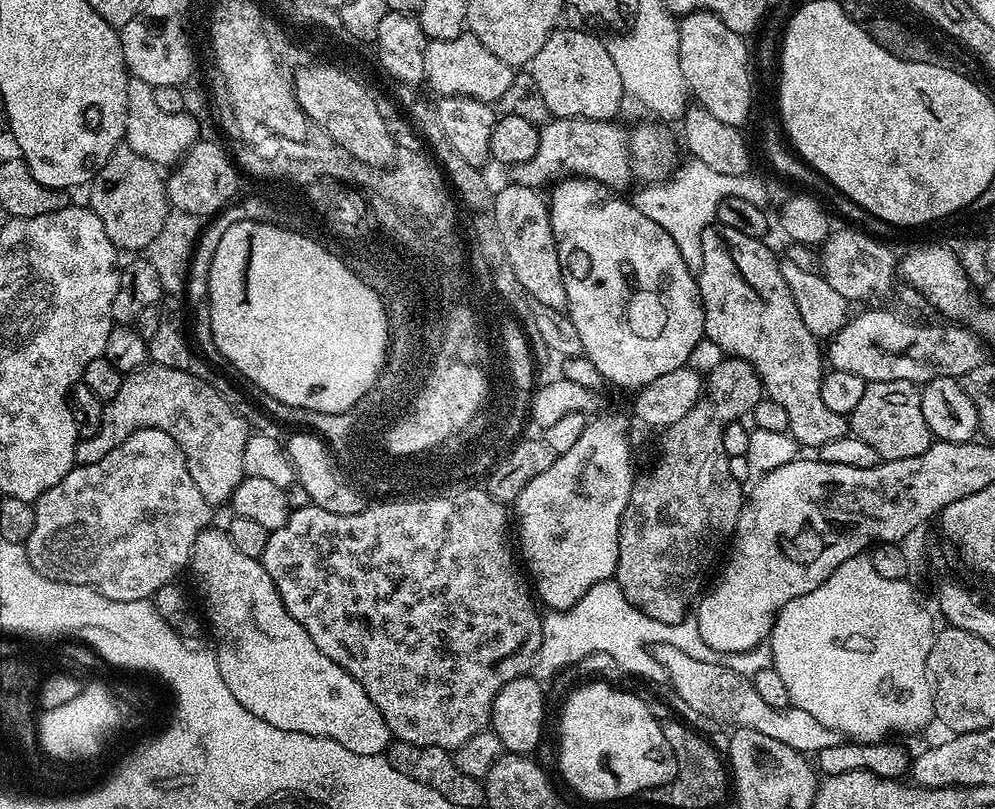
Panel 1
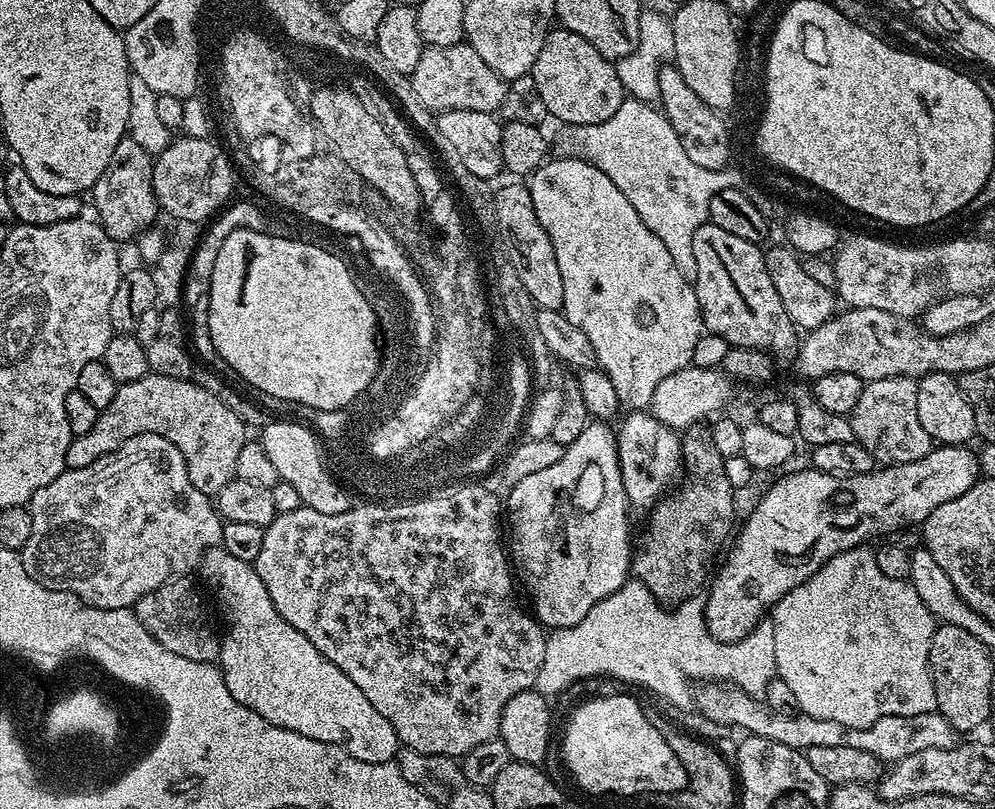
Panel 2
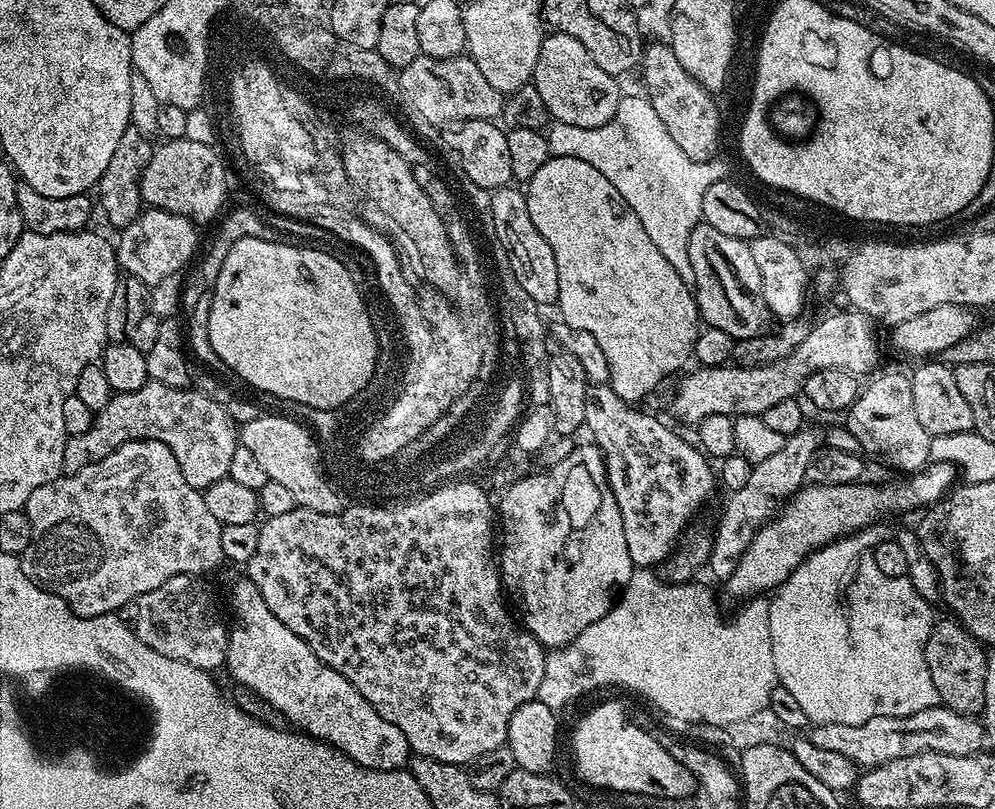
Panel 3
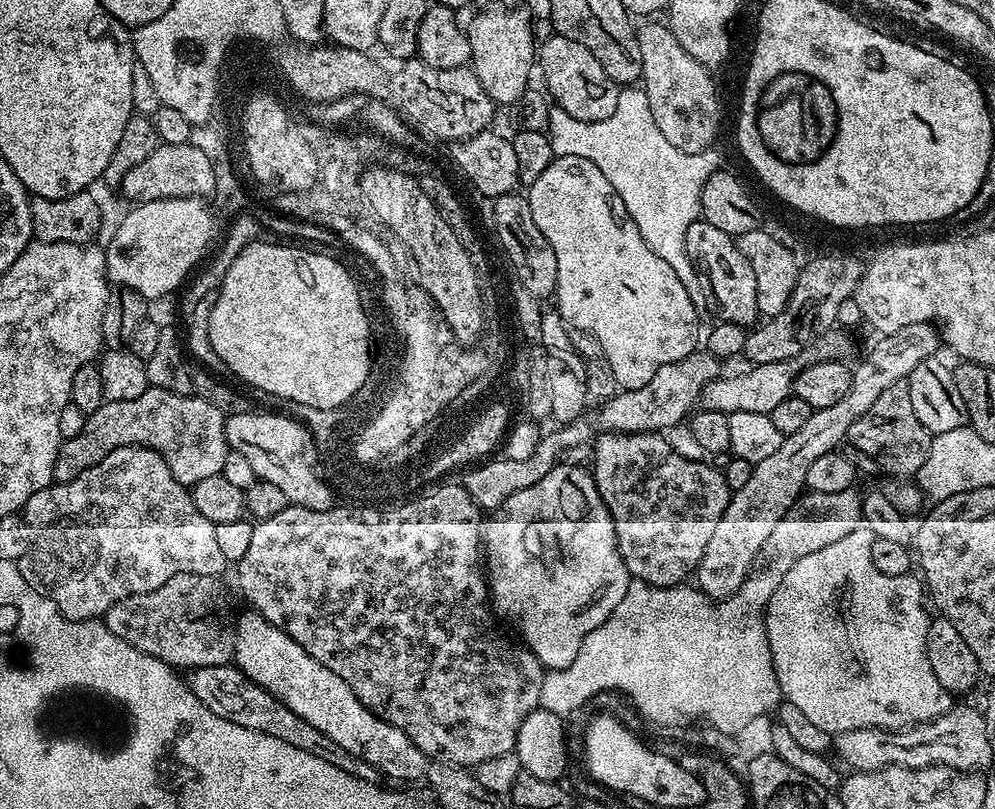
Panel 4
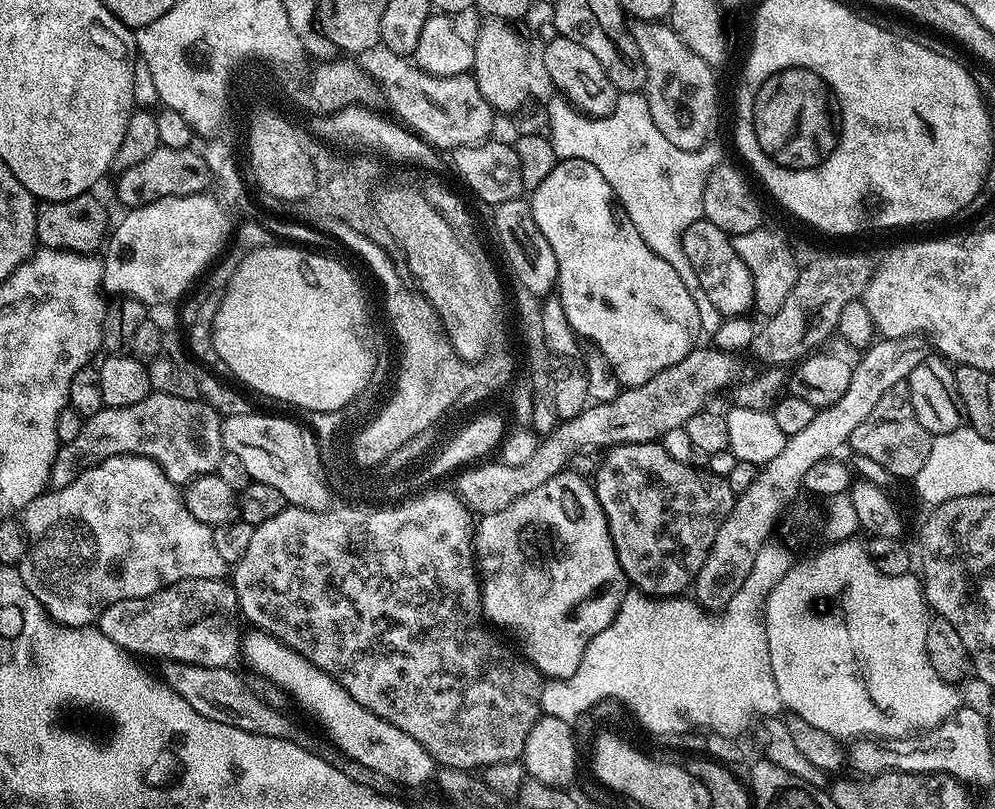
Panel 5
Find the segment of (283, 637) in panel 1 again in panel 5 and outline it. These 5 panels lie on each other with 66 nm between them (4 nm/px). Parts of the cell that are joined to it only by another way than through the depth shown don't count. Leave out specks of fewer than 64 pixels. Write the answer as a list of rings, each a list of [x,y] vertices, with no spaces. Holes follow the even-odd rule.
[[[252,630],[249,633],[242,640],[242,660],[254,671],[266,676],[271,685],[283,693],[290,692],[306,711],[317,716],[328,730],[332,738],[330,740],[343,755],[386,774],[409,790],[420,788],[427,780],[433,779],[438,768],[436,761],[423,746],[414,742],[414,738],[410,738],[410,734],[378,718],[378,714],[366,710],[366,706],[358,706],[358,702],[354,702],[354,698],[350,698],[350,694],[346,694],[344,687],[332,676],[290,650],[269,632]]]

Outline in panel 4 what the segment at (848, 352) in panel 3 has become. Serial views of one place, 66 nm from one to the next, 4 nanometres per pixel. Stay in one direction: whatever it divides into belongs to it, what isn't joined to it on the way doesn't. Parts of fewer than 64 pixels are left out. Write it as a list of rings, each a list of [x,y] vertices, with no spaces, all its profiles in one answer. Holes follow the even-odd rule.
[[[829,330],[817,336],[794,358],[782,362],[766,362],[749,367],[749,372],[740,372],[737,376],[721,374],[717,380],[705,386],[704,393],[700,396],[698,404],[706,410],[719,412],[751,412],[772,413],[774,406],[782,402],[782,398],[793,395],[792,383],[796,381],[797,374],[806,366],[817,364],[819,360],[844,360],[852,352],[852,340],[844,330]]]

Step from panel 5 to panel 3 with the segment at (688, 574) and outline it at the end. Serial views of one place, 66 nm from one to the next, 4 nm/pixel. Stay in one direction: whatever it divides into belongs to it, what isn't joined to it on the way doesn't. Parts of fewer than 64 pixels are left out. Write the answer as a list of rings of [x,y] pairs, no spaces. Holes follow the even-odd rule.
[[[608,384],[591,385],[586,394],[584,428],[592,431],[591,439],[604,455],[633,565],[655,569],[676,551],[678,541],[689,531],[688,523],[718,488],[718,476],[709,457],[695,443],[687,444],[658,417],[638,409],[618,398]]]

